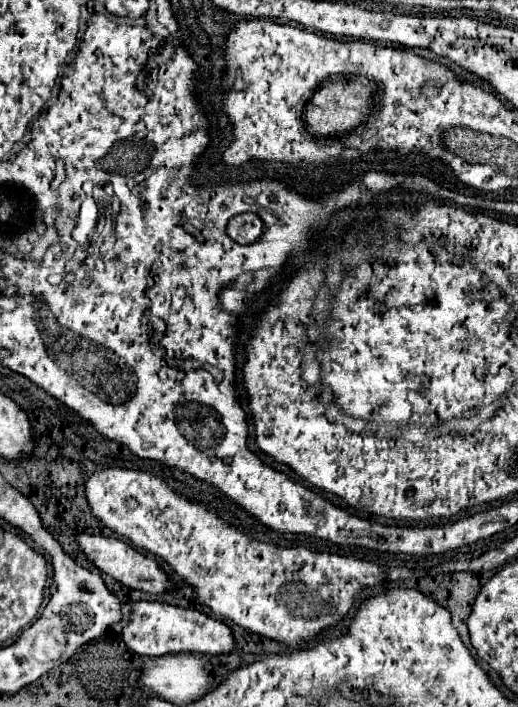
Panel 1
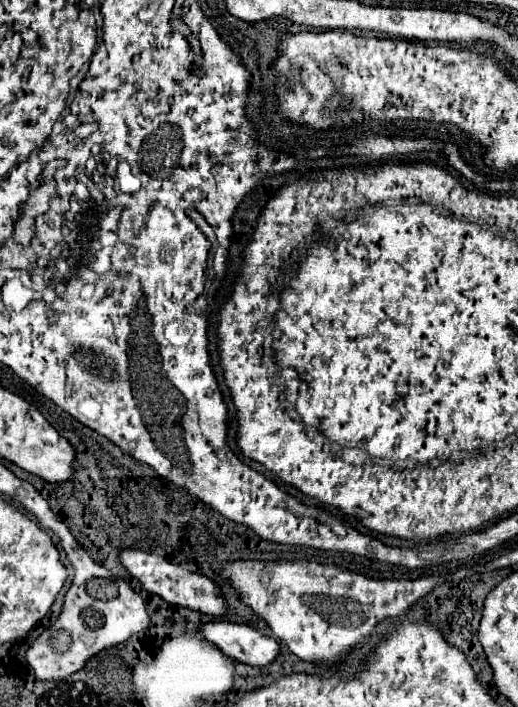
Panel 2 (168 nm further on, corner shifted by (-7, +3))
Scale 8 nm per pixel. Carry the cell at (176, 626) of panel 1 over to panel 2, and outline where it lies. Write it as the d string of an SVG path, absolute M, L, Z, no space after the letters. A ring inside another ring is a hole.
M227 621L205 623L201 625L201 635L225 655L253 667L267 667L279 657L279 643L249 625Z

